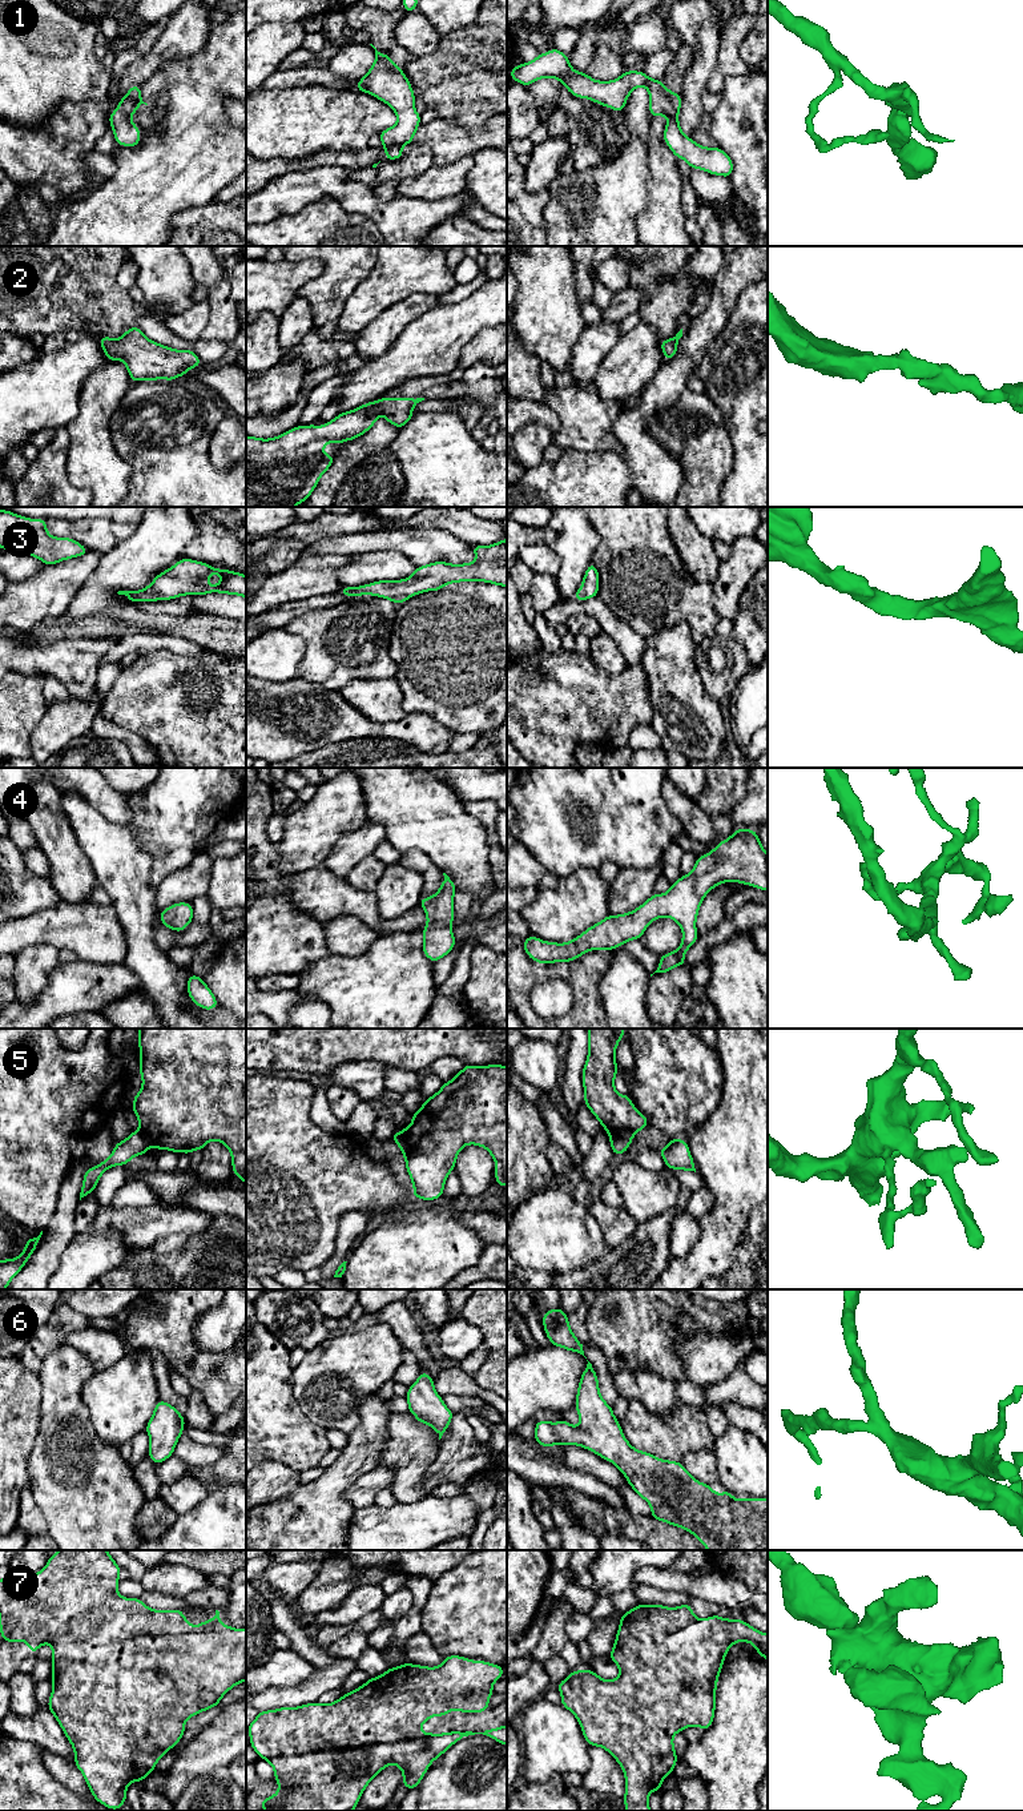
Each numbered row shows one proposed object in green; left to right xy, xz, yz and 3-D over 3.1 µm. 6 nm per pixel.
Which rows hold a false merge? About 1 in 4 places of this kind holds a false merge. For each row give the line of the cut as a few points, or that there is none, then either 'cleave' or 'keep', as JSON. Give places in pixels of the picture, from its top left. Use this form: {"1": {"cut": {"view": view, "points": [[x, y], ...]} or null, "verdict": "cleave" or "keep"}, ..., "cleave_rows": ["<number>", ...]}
{"1": {"cut": null, "verdict": "keep"}, "2": {"cut": null, "verdict": "keep"}, "3": {"cut": null, "verdict": "keep"}, "4": {"cut": null, "verdict": "keep"}, "5": {"cut": {"view": "yz", "points": [[633, 1133], [615, 1131], [609, 1135]]}, "verdict": "cleave"}, "6": {"cut": null, "verdict": "keep"}, "7": {"cut": null, "verdict": "keep"}, "cleave_rows": ["5"]}

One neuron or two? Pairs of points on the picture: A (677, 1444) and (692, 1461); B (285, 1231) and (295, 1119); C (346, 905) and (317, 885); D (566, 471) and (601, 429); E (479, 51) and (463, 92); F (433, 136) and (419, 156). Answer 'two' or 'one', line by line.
A: two
B: one
C: one
D: two
E: one
F: two

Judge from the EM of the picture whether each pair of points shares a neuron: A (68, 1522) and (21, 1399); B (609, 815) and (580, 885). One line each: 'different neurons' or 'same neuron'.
A: different neurons
B: different neurons

